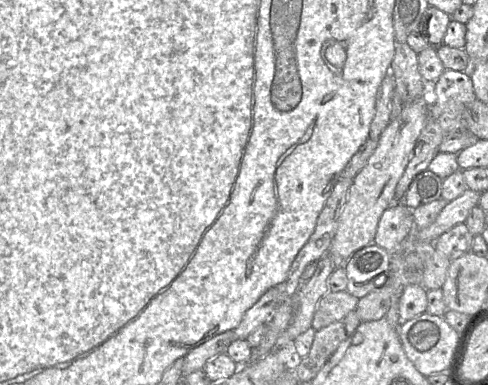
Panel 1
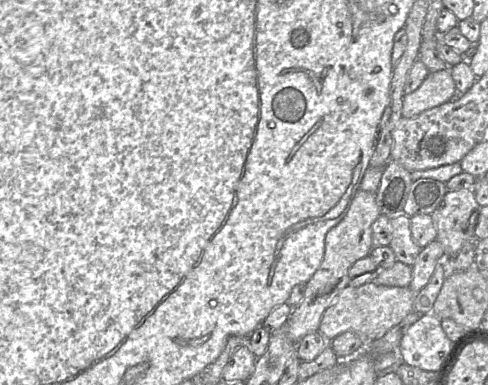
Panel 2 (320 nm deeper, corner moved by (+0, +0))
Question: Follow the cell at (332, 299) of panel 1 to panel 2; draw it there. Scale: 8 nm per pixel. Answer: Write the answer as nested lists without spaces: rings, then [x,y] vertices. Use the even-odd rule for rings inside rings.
[[[369,282],[361,286],[346,286],[334,302],[324,312],[318,331],[331,341],[346,331],[354,331],[364,341],[373,341],[382,337],[392,327],[399,324],[405,316],[414,311],[415,292],[410,287],[384,286]]]

